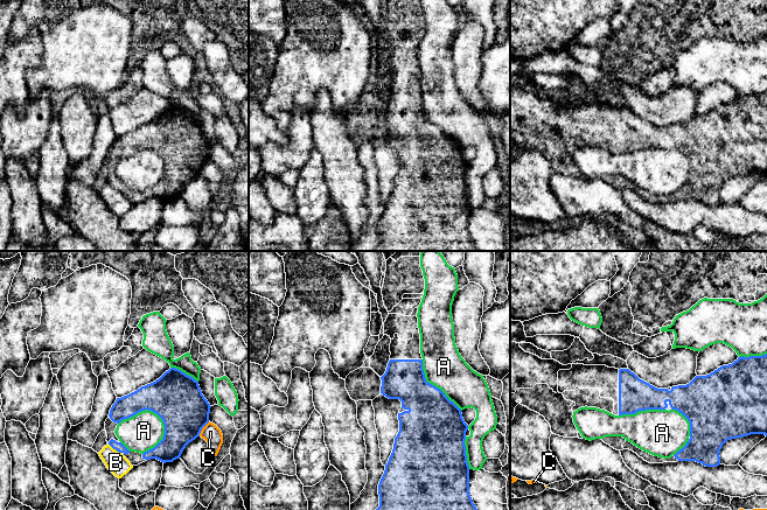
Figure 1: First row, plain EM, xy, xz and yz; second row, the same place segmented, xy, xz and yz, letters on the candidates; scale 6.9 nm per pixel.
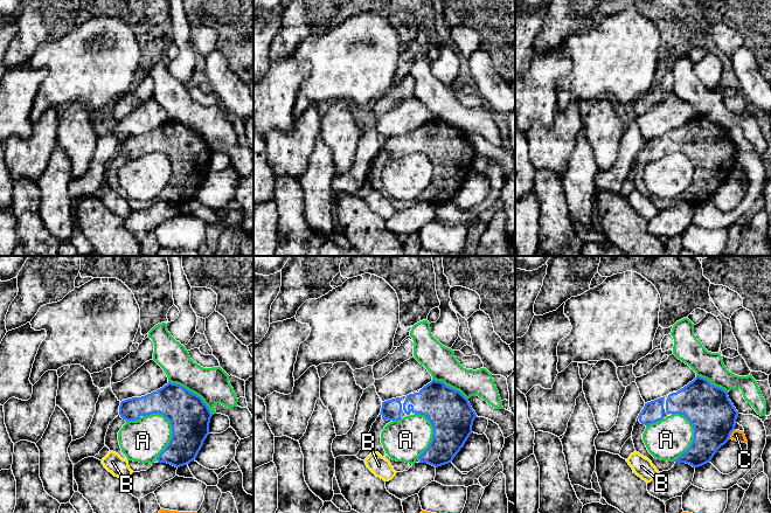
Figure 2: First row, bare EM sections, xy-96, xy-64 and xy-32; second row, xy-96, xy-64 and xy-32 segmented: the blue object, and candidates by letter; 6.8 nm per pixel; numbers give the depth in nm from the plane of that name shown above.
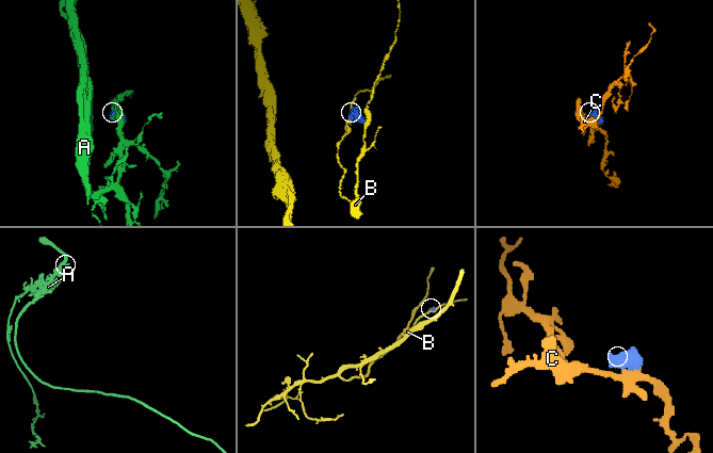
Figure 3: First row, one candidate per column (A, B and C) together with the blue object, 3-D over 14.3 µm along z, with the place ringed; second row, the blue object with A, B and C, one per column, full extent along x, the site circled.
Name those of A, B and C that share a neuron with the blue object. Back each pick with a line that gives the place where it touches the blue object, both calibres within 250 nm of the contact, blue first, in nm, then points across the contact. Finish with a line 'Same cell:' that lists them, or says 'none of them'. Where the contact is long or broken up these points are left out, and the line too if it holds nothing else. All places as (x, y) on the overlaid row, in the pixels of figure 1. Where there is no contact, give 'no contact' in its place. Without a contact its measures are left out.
Same cell: none of them

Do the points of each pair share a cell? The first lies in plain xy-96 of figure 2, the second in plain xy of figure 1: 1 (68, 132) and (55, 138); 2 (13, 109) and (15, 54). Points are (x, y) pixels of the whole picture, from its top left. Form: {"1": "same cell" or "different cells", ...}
{"1": "different cells", "2": "same cell"}

